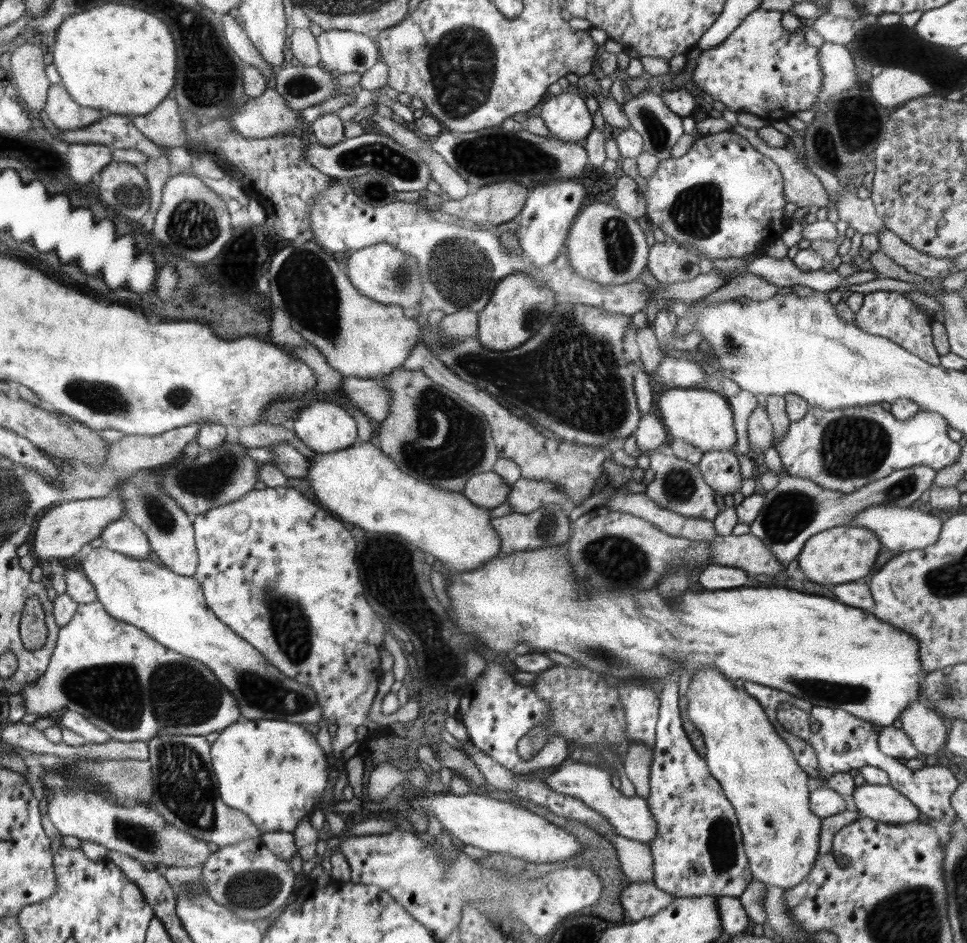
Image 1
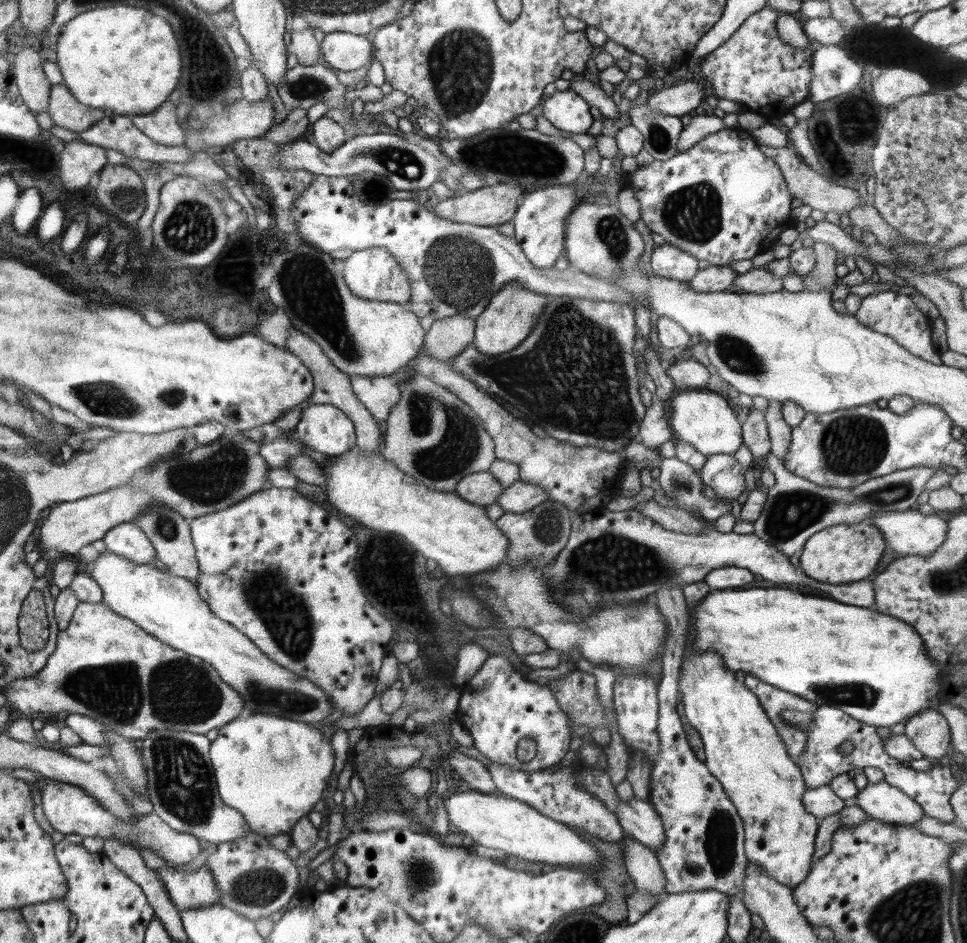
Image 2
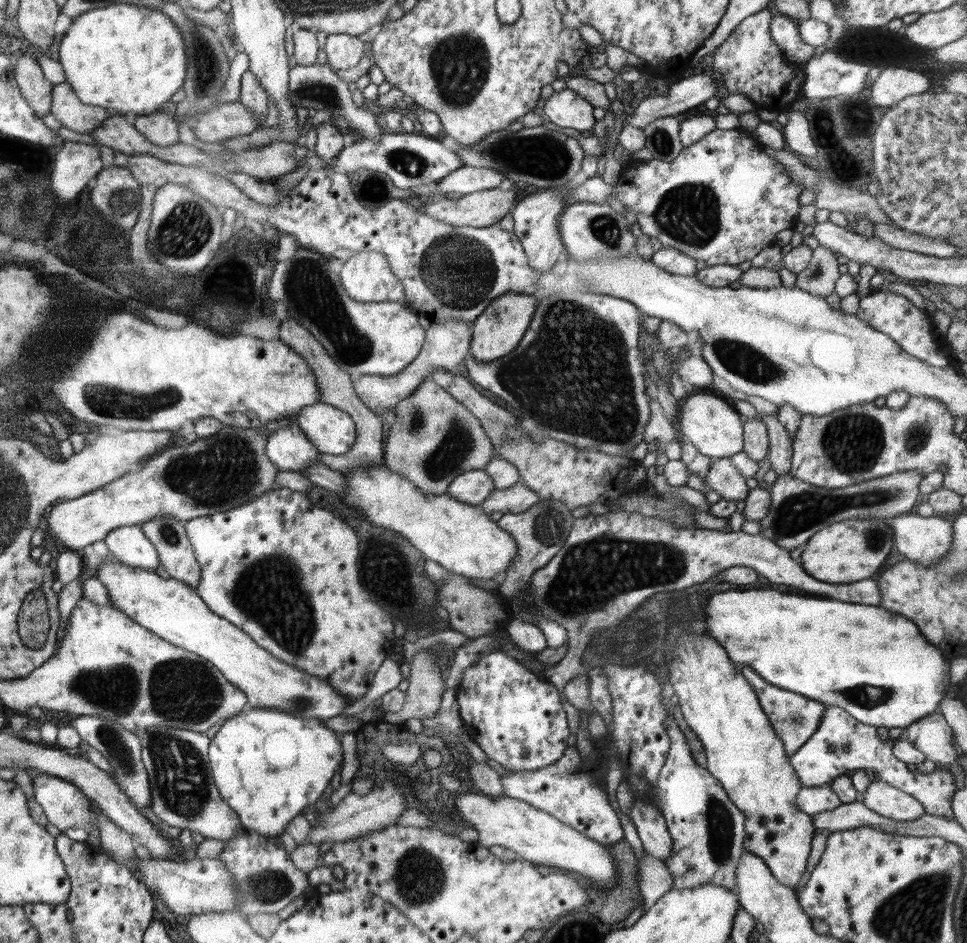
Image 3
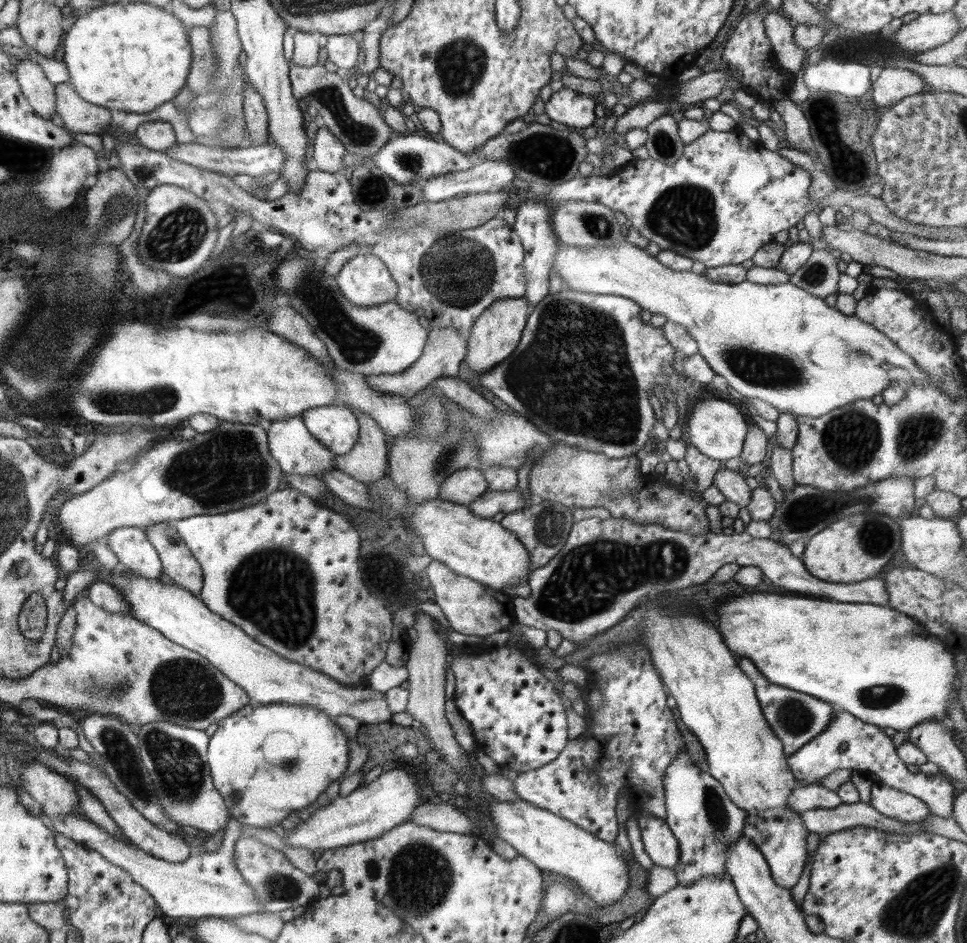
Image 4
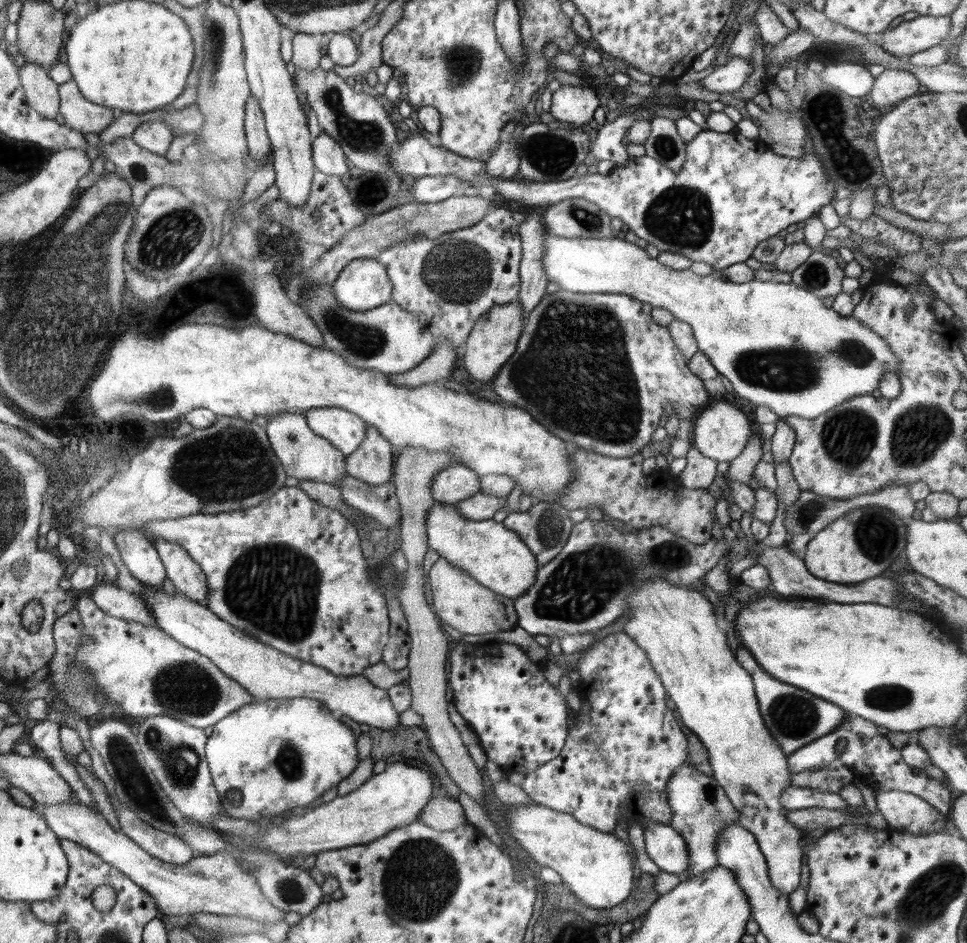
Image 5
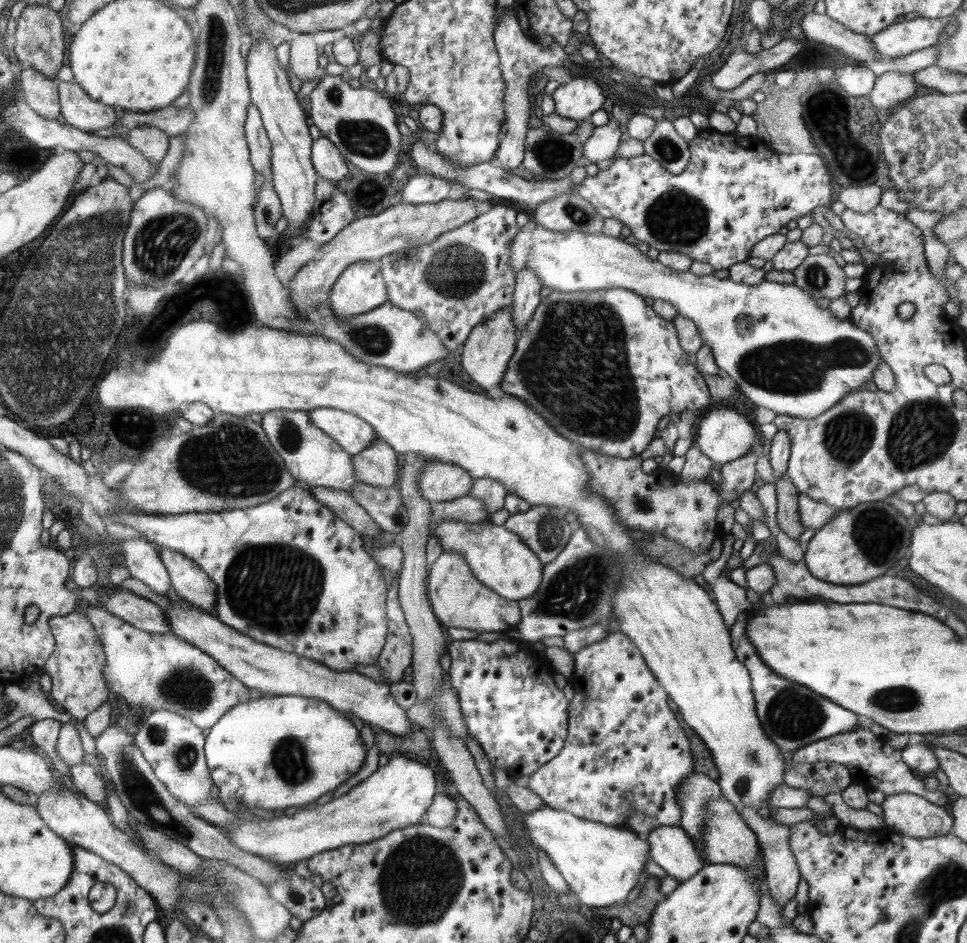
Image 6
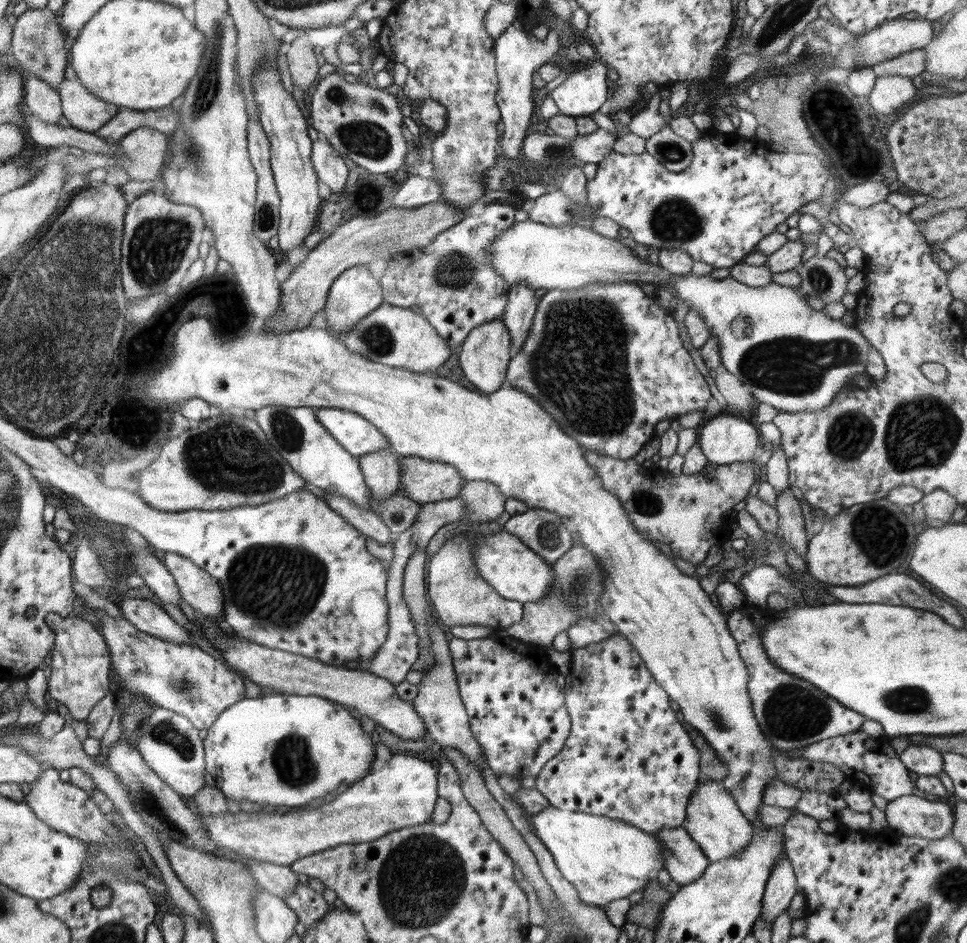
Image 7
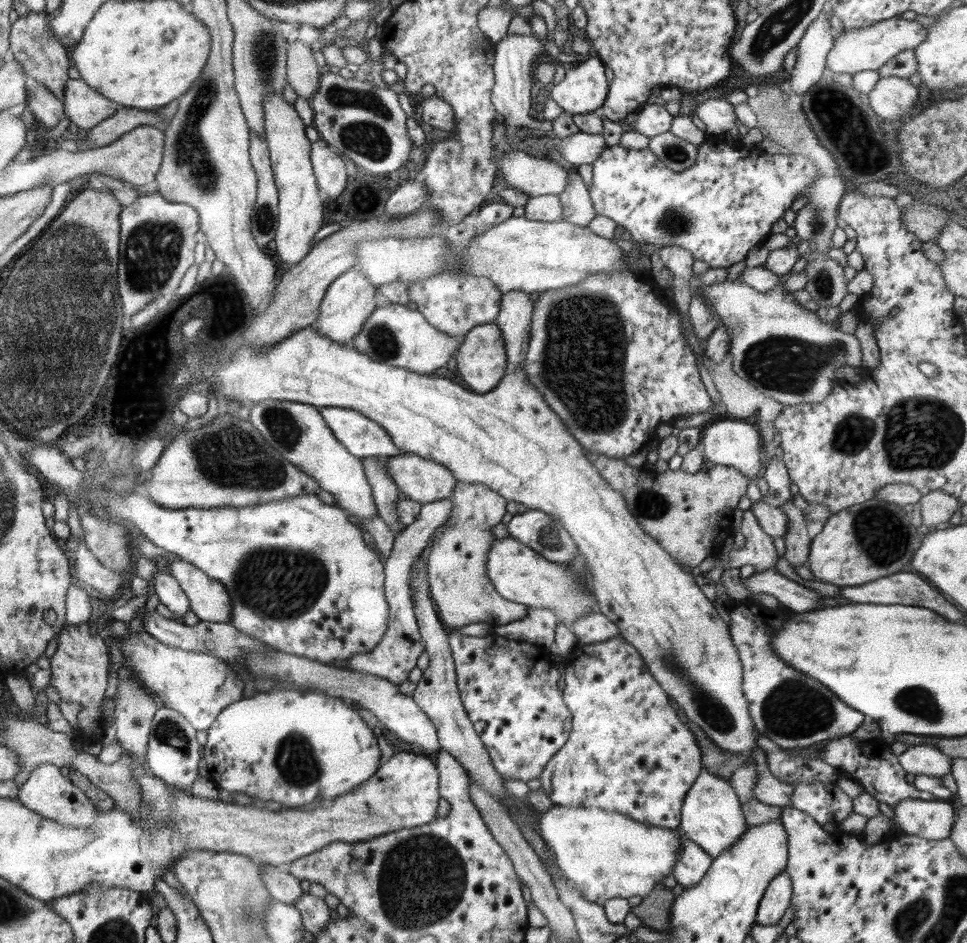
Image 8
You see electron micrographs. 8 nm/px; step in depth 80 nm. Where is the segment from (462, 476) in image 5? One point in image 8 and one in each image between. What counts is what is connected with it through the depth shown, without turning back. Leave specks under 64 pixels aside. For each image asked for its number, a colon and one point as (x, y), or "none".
6: (439, 481)
7: (423, 481)
8: (420, 480)

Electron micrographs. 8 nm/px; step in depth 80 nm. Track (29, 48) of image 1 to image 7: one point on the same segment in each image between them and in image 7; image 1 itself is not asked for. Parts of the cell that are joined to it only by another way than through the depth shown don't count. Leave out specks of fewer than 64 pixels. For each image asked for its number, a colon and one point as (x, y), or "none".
2: (34, 88)
3: (35, 88)
4: (39, 92)
5: (41, 93)
6: (41, 94)
7: (39, 99)

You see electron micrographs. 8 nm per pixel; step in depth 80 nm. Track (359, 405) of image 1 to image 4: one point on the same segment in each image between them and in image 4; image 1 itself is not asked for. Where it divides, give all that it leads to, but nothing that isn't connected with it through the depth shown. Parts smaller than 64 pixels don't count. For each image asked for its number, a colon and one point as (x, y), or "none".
2: (379, 394)
3: (446, 346)
4: (444, 351)

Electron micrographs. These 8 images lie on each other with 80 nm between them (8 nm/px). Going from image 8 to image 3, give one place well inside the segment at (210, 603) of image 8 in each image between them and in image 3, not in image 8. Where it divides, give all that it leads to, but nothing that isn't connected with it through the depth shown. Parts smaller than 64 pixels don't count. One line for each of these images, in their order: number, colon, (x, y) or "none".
3: (175, 552)
4: (177, 561)
5: (187, 576)
6: (192, 584)
7: (202, 591)

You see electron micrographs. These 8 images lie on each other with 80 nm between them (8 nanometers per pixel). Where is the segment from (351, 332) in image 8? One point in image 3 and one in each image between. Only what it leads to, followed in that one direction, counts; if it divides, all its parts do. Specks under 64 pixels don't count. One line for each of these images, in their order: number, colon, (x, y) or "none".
3: (367, 276)
4: (364, 280)
5: (363, 284)
6: (360, 288)
7: (354, 294)

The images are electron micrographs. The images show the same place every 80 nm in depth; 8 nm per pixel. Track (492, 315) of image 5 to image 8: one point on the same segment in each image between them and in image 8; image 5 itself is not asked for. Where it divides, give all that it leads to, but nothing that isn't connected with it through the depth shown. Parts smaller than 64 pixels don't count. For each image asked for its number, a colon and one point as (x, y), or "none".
6: (490, 345)
7: (486, 352)
8: (482, 358)

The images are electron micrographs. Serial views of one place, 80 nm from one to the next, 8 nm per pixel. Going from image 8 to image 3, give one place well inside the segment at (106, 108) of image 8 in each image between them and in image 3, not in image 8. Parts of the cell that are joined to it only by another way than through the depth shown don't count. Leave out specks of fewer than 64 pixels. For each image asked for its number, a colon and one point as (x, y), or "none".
3: (65, 106)
4: (78, 115)
5: (79, 113)
6: (79, 110)
7: (84, 111)

